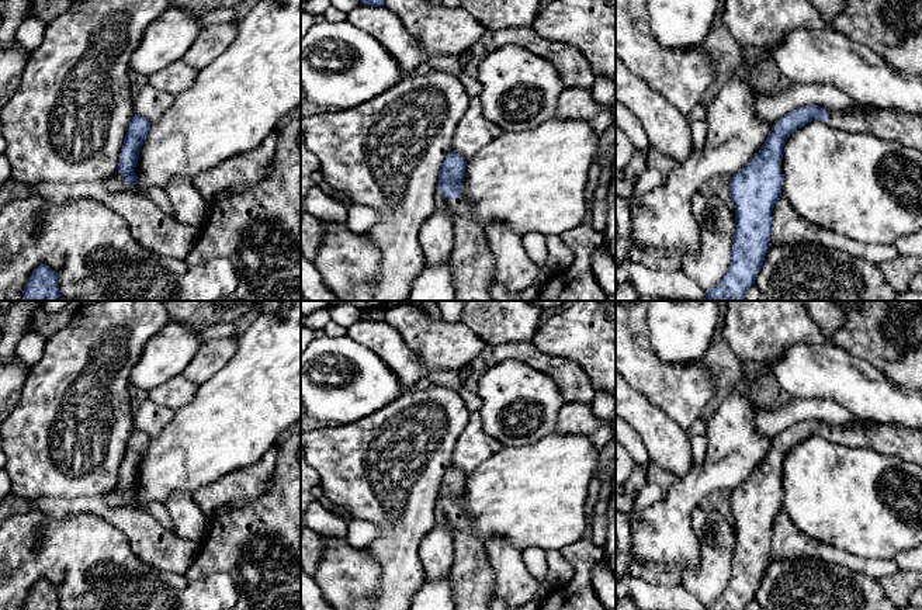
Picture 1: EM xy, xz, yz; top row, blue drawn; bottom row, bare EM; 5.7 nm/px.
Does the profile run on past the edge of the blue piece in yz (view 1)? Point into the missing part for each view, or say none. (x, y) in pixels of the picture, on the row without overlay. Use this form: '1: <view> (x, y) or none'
1: yz (891, 440)

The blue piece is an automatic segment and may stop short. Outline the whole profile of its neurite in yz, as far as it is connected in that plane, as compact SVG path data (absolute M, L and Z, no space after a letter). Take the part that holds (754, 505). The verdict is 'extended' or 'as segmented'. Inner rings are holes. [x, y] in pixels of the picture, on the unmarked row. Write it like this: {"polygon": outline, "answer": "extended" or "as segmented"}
{"polygon": "M857 419L849 427L826 426L818 420L798 422L781 431L770 444L760 465L729 495L729 510L735 520L736 544L732 548L729 585L725 592L704 610L745 610L755 600L770 559L772 526L781 510L781 474L787 453L811 436L822 436L828 441L850 448L869 447L888 457L901 457L922 465L922 430L901 427L892 423L883 424Z", "answer": "extended"}

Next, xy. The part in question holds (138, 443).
{"polygon": "M136 429L132 431L128 440L128 447L124 453L119 468L118 485L122 495L126 496L129 502L139 495L139 492L134 488L134 482L138 478L139 465L148 451L149 444L150 437Z", "answer": "as segmented"}

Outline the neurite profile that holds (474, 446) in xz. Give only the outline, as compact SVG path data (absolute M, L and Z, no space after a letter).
M472 412L454 447L451 465L468 475L502 447L485 433L479 412Z

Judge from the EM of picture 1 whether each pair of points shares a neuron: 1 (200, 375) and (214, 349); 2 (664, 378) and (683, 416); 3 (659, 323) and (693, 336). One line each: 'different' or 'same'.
1: same
2: same
3: same

